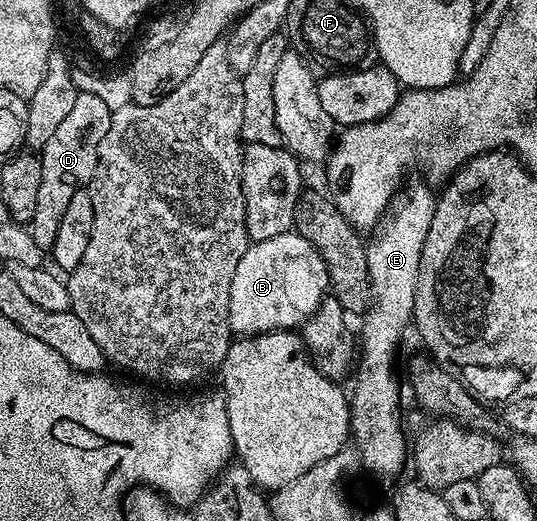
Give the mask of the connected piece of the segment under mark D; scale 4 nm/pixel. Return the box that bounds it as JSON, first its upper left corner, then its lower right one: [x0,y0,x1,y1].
[28,92,111,251]

